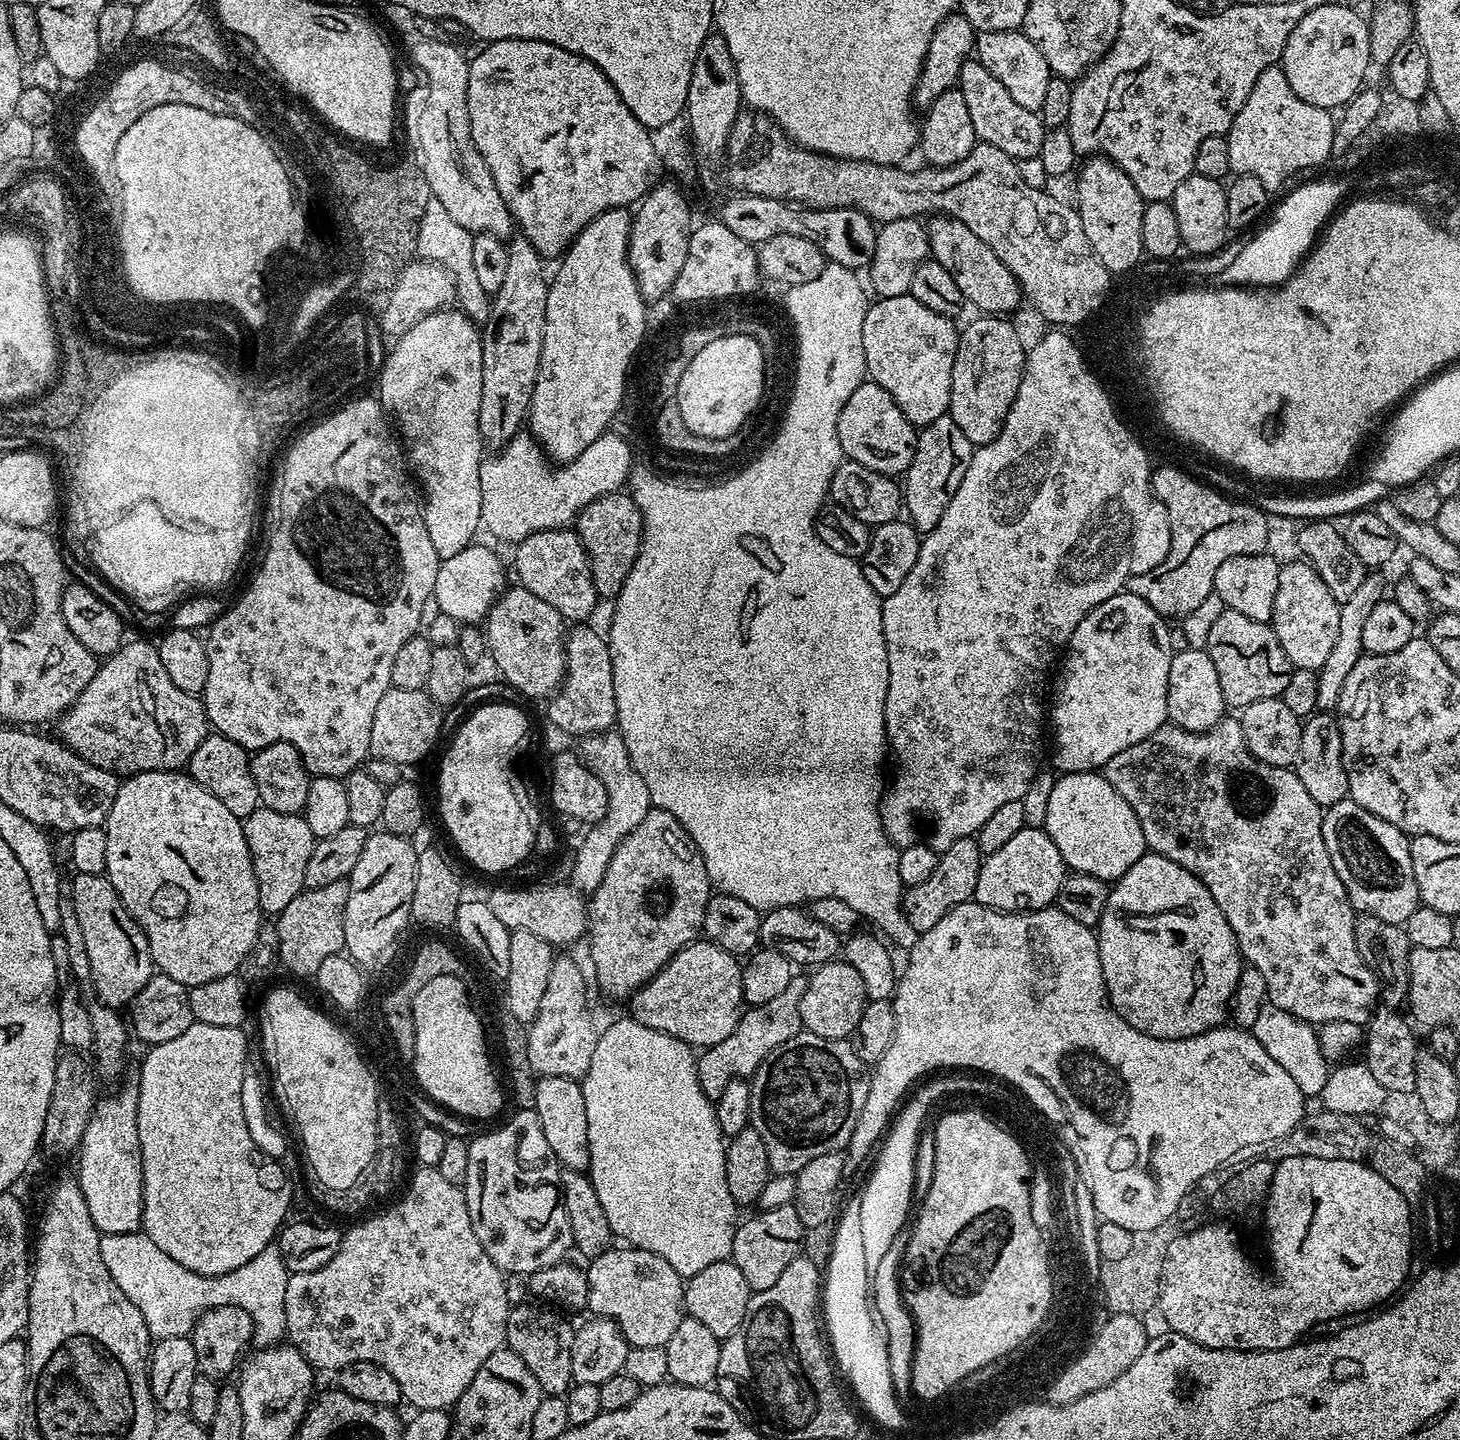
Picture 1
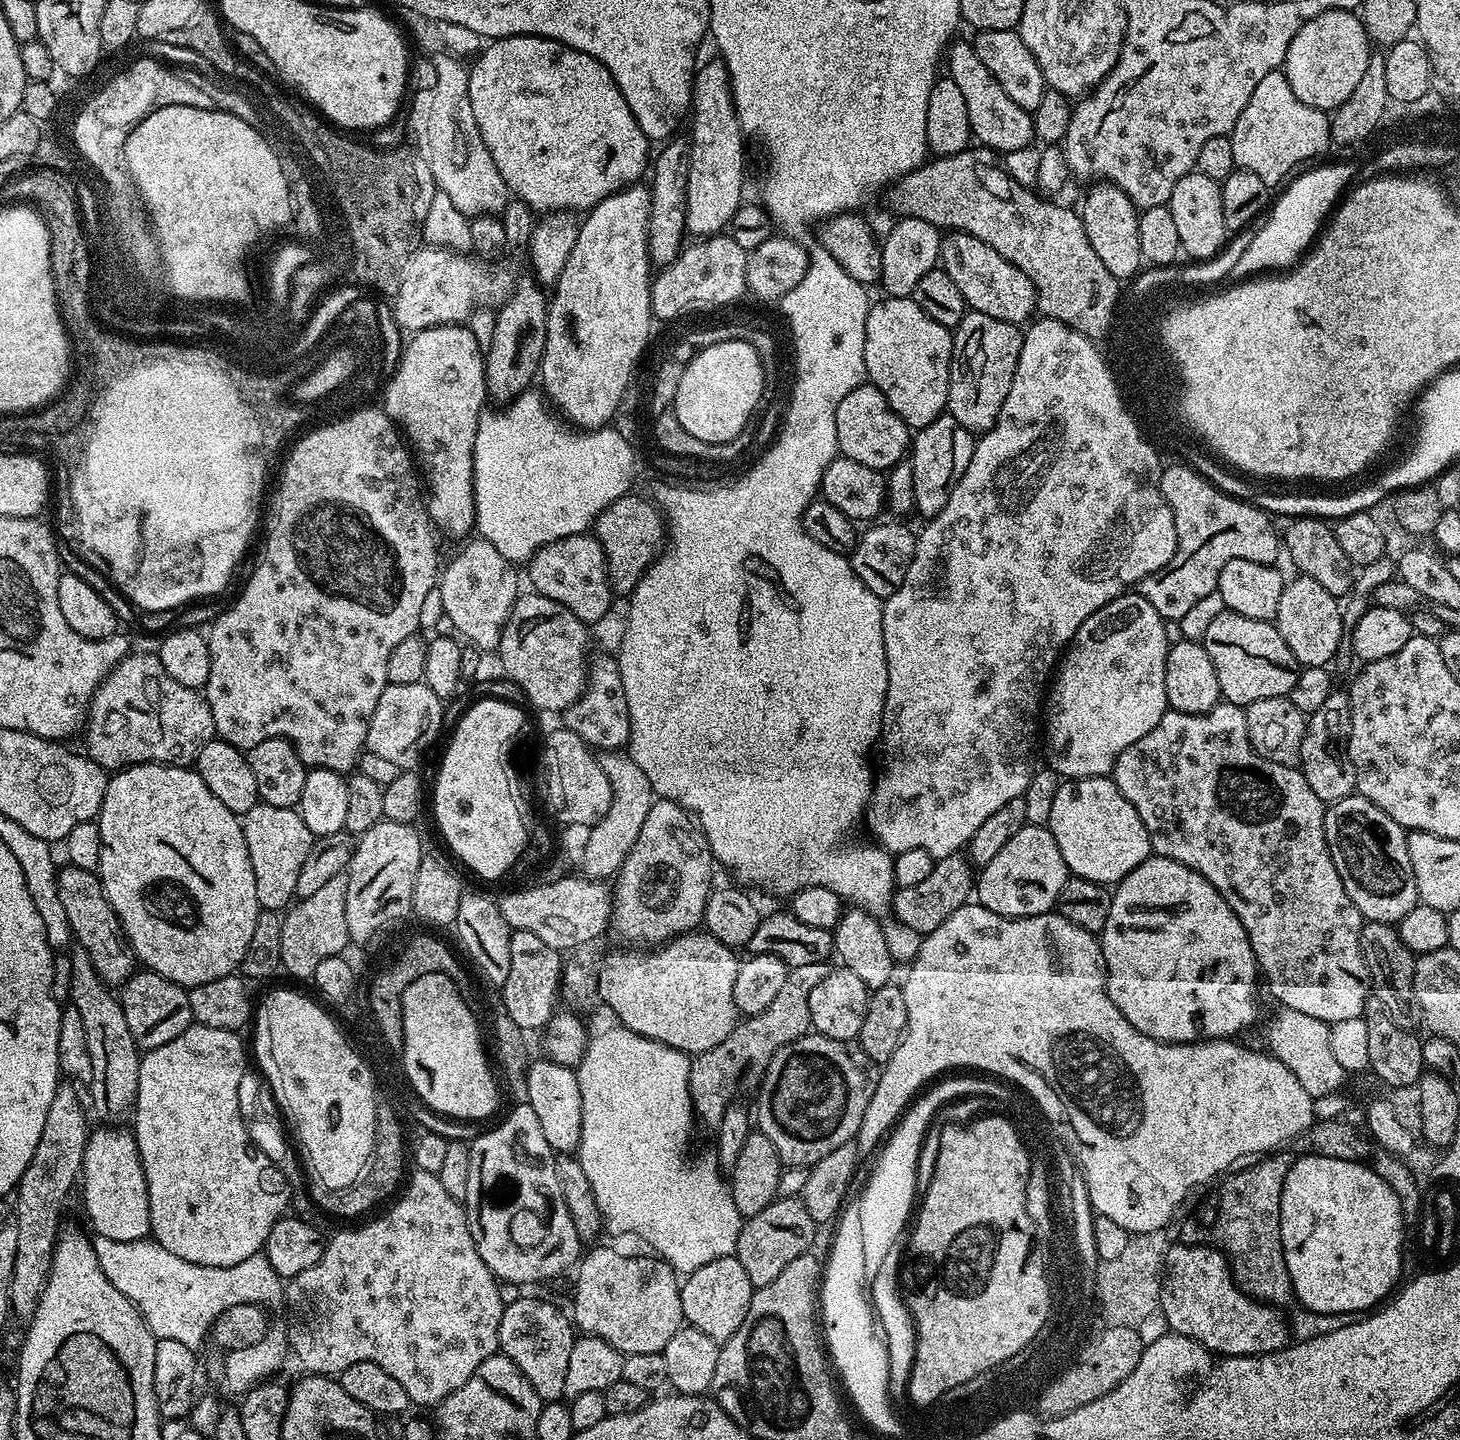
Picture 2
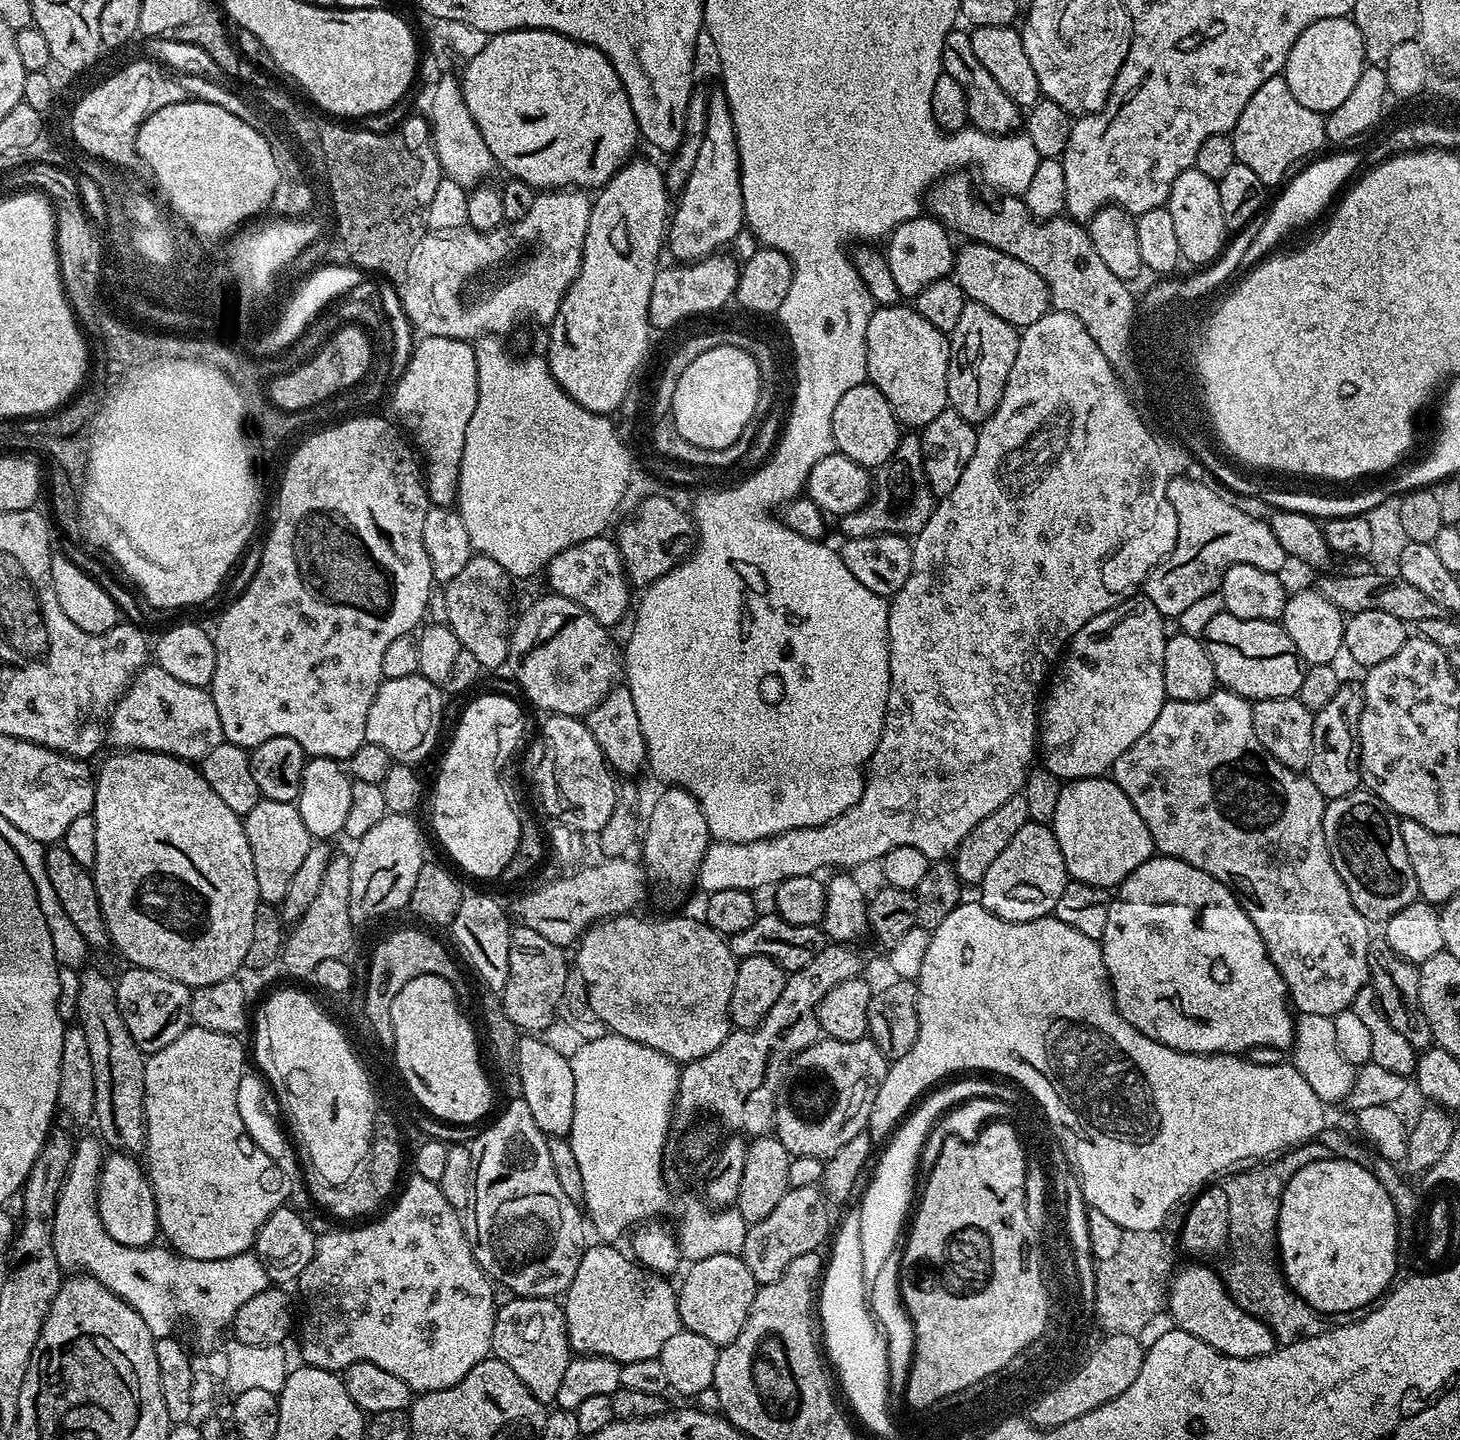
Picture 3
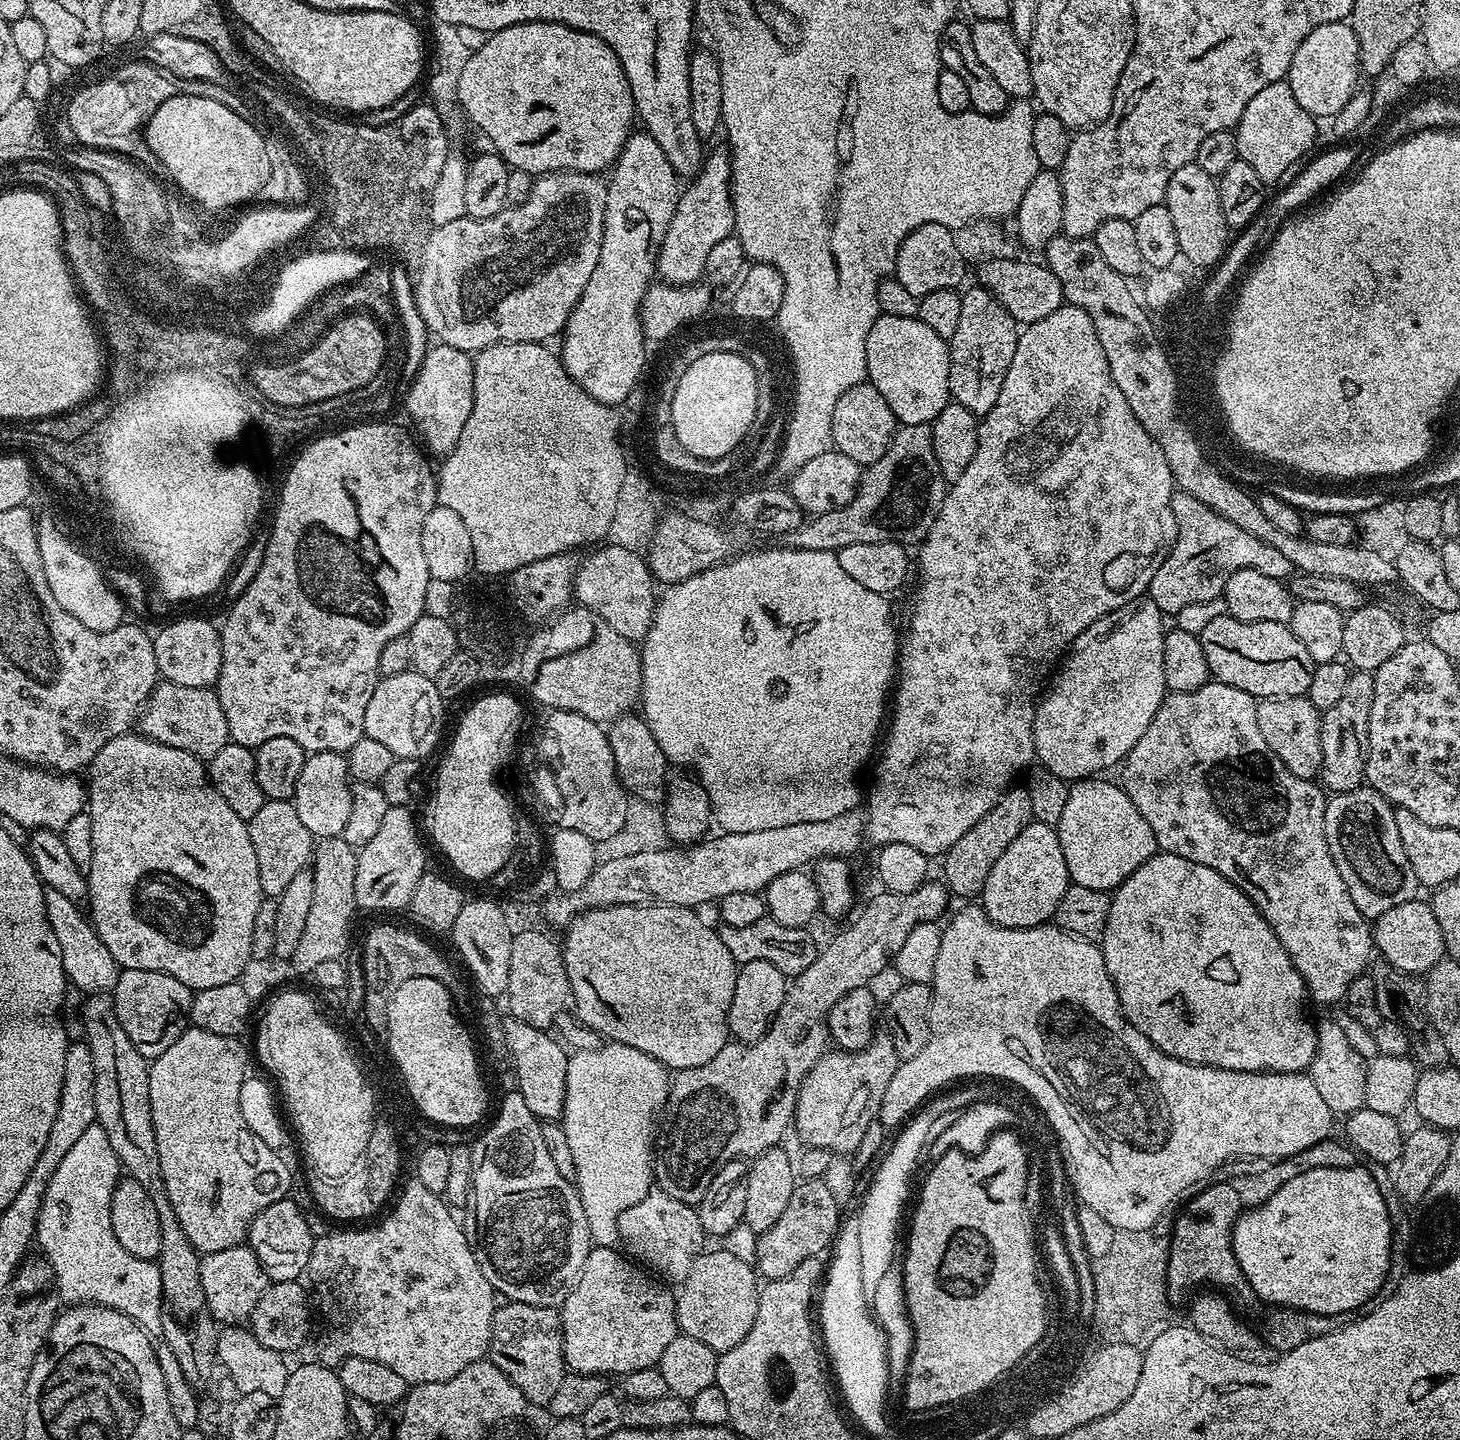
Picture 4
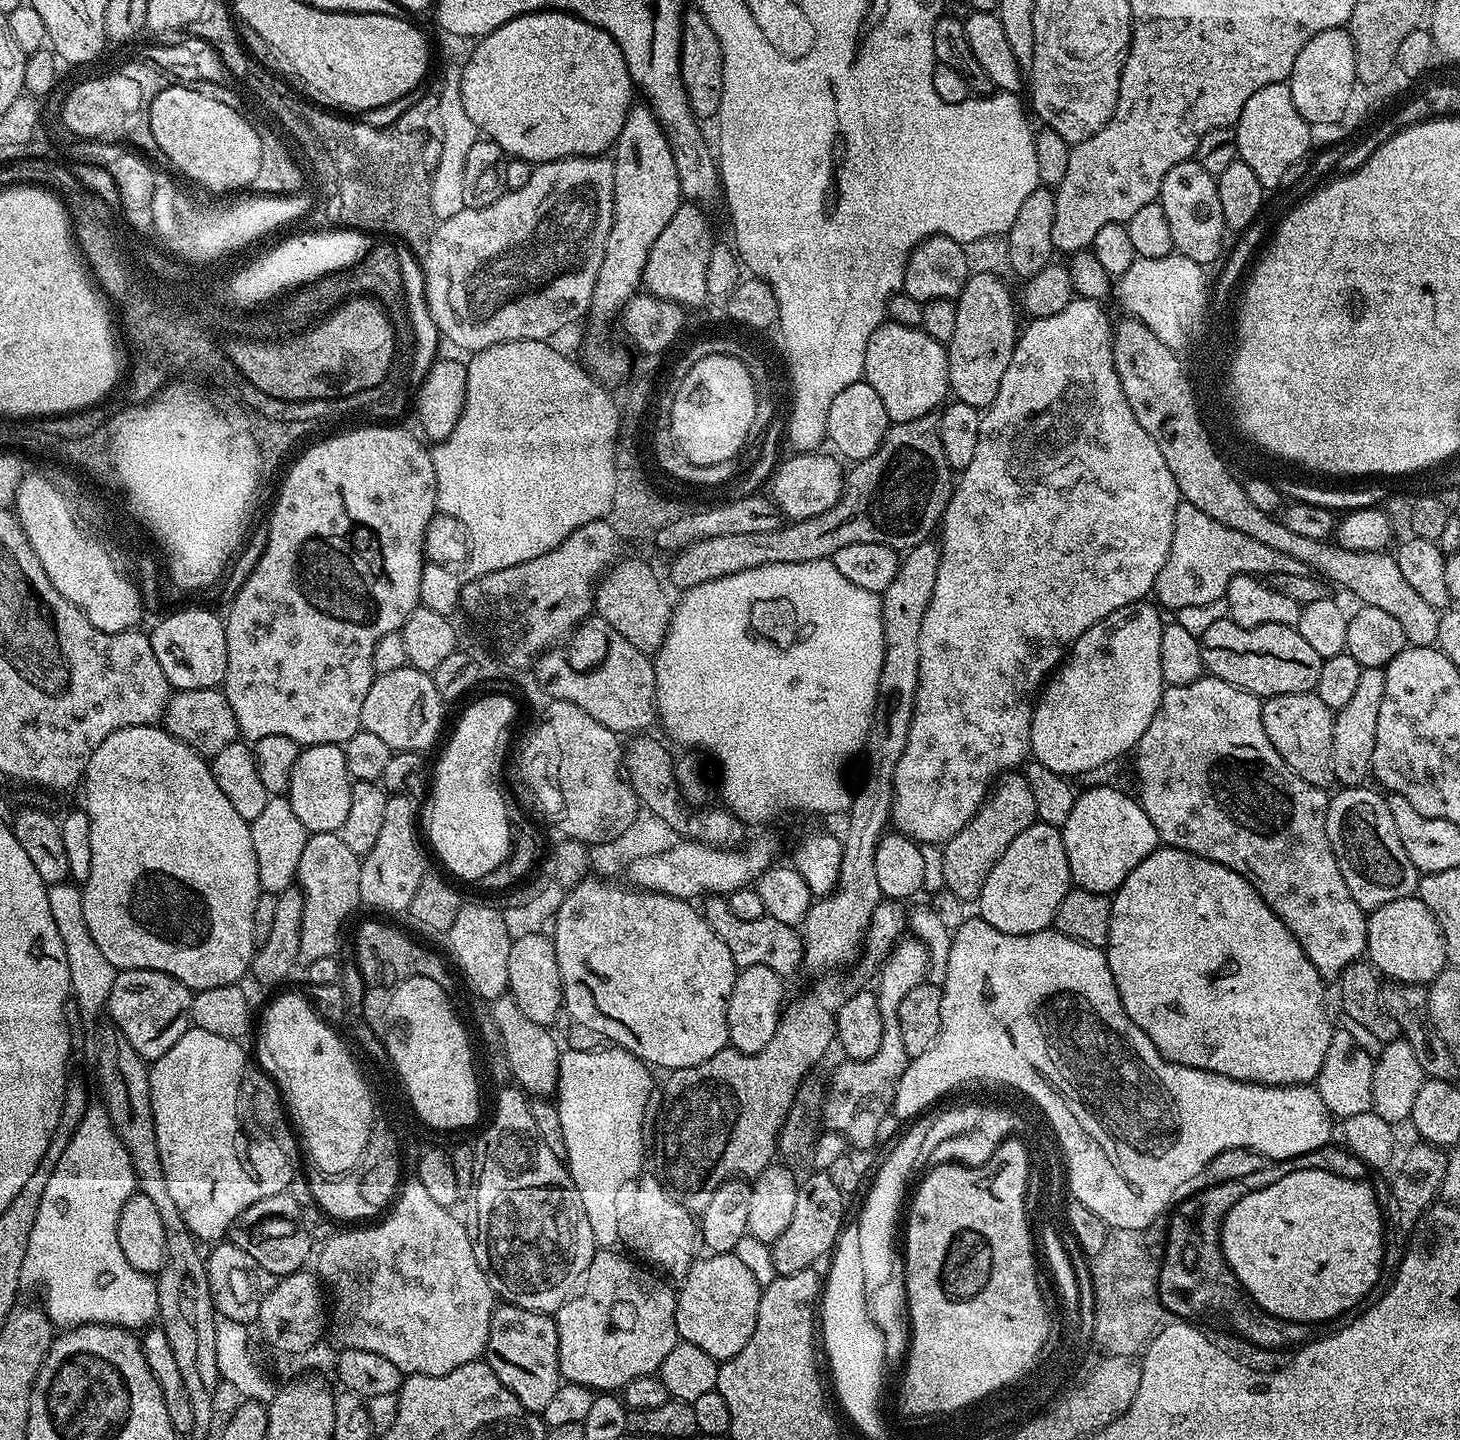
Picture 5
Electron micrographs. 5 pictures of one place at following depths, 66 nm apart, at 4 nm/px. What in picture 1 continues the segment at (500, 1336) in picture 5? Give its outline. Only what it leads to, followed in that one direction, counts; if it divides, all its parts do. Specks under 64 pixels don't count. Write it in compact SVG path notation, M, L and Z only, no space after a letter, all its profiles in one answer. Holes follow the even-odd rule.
M539 1303L520 1304L511 1309L506 1322L504 1335L507 1347L511 1348L522 1362L538 1378L541 1393L550 1396L564 1396L572 1387L572 1359L574 1358L574 1338L576 1337L573 1325L568 1325L559 1311ZM542 1307L542 1308L539 1308ZM552 1311L552 1312L551 1312Z

